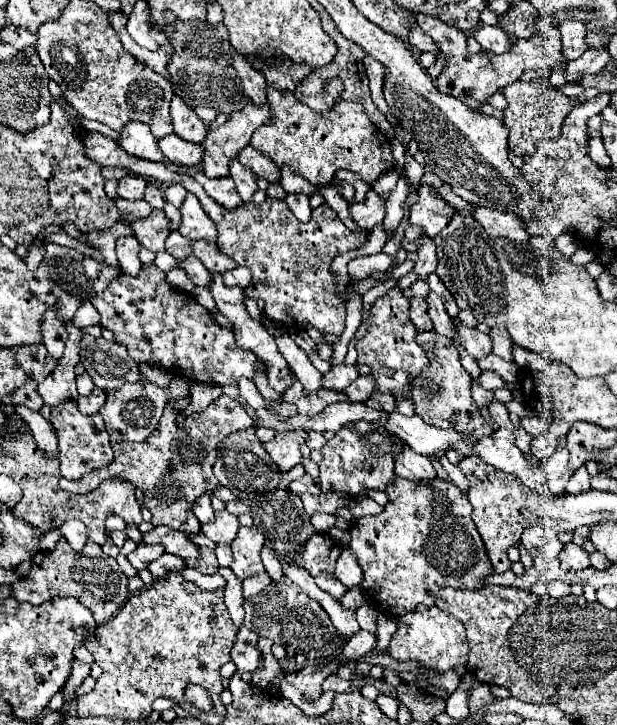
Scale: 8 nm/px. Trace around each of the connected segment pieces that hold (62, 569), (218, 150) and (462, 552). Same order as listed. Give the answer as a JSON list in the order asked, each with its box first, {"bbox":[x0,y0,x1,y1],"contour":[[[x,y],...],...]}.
[{"bbox":[12,538,128,624],"contour":[[[62,538],[62,540],[56,544],[56,548],[54,548],[52,552],[38,552],[38,554],[32,558],[32,570],[30,570],[30,574],[28,574],[26,578],[20,578],[20,580],[16,580],[16,582],[12,584],[12,594],[14,594],[14,598],[16,598],[18,602],[30,602],[30,604],[36,604],[36,606],[38,606],[38,604],[44,604],[44,602],[48,602],[48,600],[52,600],[52,598],[56,598],[56,596],[72,596],[72,598],[80,600],[88,610],[92,610],[92,616],[94,616],[94,620],[96,620],[98,624],[104,624],[106,620],[110,620],[110,618],[124,606],[124,602],[126,602],[126,598],[128,598],[128,588],[126,588],[126,584],[128,584],[128,578],[126,578],[126,574],[120,570],[116,558],[106,556],[98,544],[88,542],[88,544],[82,548],[82,552],[74,552],[74,550],[70,548],[70,544]]]},{"bbox":[200,104,270,178],"contour":[[[248,104],[240,112],[234,112],[220,128],[212,128],[202,142],[204,146],[204,158],[200,162],[202,172],[208,178],[220,178],[228,174],[228,164],[230,160],[242,150],[248,142],[252,132],[266,124],[270,118],[268,104],[264,106],[254,106]]]},{"bbox":[348,478,492,618],"contour":[[[394,478],[394,484],[386,488],[386,494],[390,496],[390,502],[382,514],[358,518],[356,524],[348,530],[352,536],[348,548],[364,572],[360,586],[380,610],[398,618],[414,612],[420,604],[434,606],[436,594],[444,586],[462,590],[478,590],[484,586],[484,578],[492,572],[492,566],[486,556],[482,538],[470,518],[470,502],[452,482],[434,478],[432,484],[414,484],[410,480]]]}]

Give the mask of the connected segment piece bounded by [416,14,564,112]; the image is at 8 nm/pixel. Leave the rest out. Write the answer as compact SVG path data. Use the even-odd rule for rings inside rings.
M416 14L416 20L420 28L436 42L436 48L446 56L446 66L436 78L436 88L448 96L458 98L460 102L468 104L474 112L480 112L480 104L488 102L488 98L498 92L500 88L516 82L524 70L548 70L554 68L556 64L564 62L564 56L560 52L560 30L550 18L542 18L536 26L536 32L528 40L518 40L512 48L512 52L496 56L496 54L478 54L472 56L468 52L466 36L462 30L444 24L440 18L432 18L426 14Z

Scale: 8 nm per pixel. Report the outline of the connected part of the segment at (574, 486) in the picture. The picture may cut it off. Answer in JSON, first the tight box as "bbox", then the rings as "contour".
{"bbox":[566,466,590,492],"contour":[[[580,466],[574,472],[574,476],[568,480],[566,492],[584,492],[584,490],[590,490],[590,474],[588,474],[586,466]]]}

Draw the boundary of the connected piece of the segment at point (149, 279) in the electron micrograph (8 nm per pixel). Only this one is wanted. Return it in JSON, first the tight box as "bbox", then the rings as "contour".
{"bbox":[90,264,258,386],"contour":[[[146,264],[140,276],[136,278],[126,276],[126,274],[116,276],[108,284],[108,288],[100,292],[100,296],[94,296],[90,302],[102,316],[100,326],[110,330],[116,342],[126,346],[128,356],[138,364],[142,362],[160,364],[164,370],[168,370],[170,374],[178,378],[188,378],[188,380],[196,380],[204,384],[218,384],[218,386],[236,386],[238,378],[242,376],[254,378],[254,368],[258,364],[258,358],[252,352],[242,350],[234,340],[234,332],[218,326],[212,314],[204,306],[200,306],[190,294],[174,290],[164,280],[164,272],[158,270],[154,264]]]}

